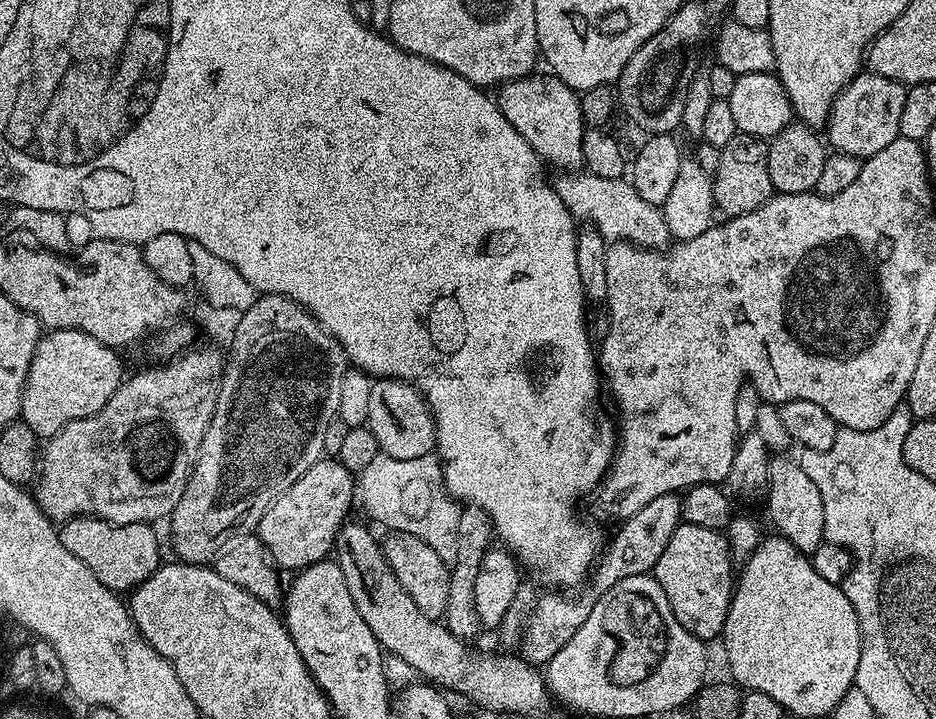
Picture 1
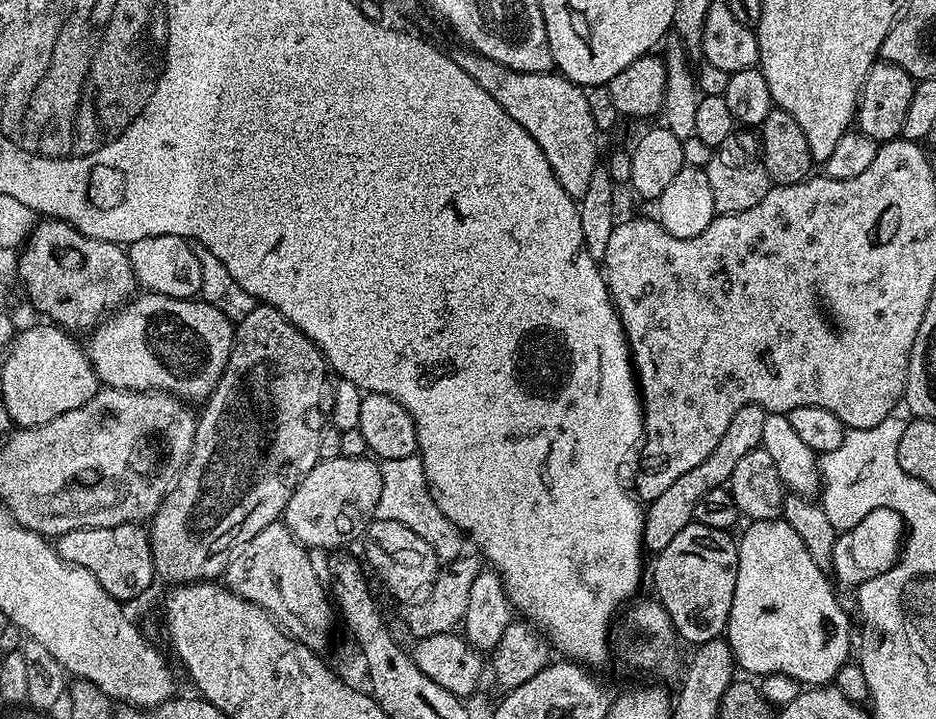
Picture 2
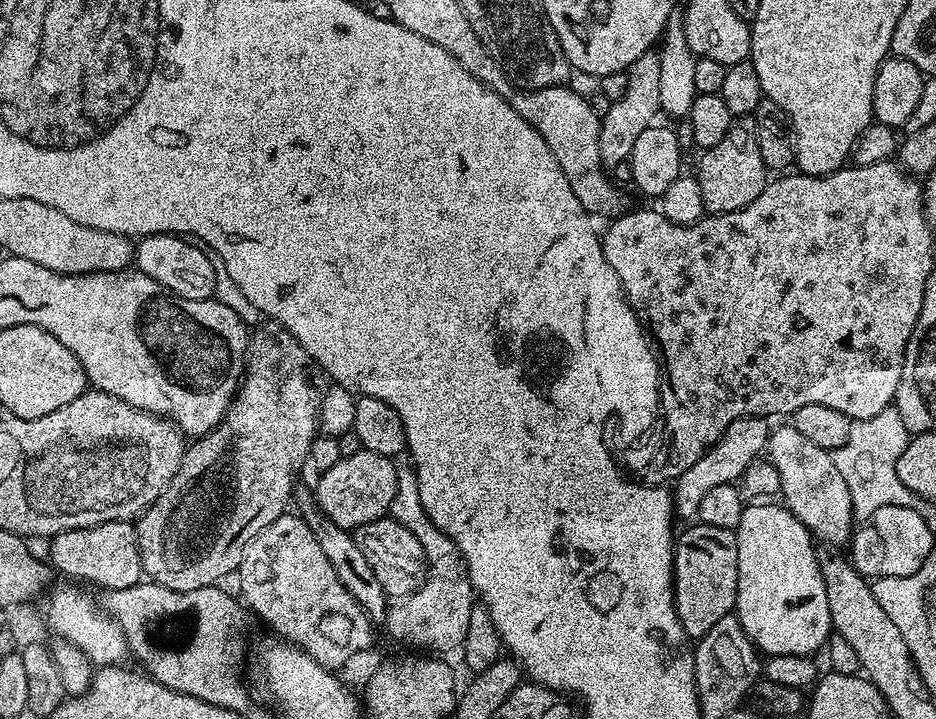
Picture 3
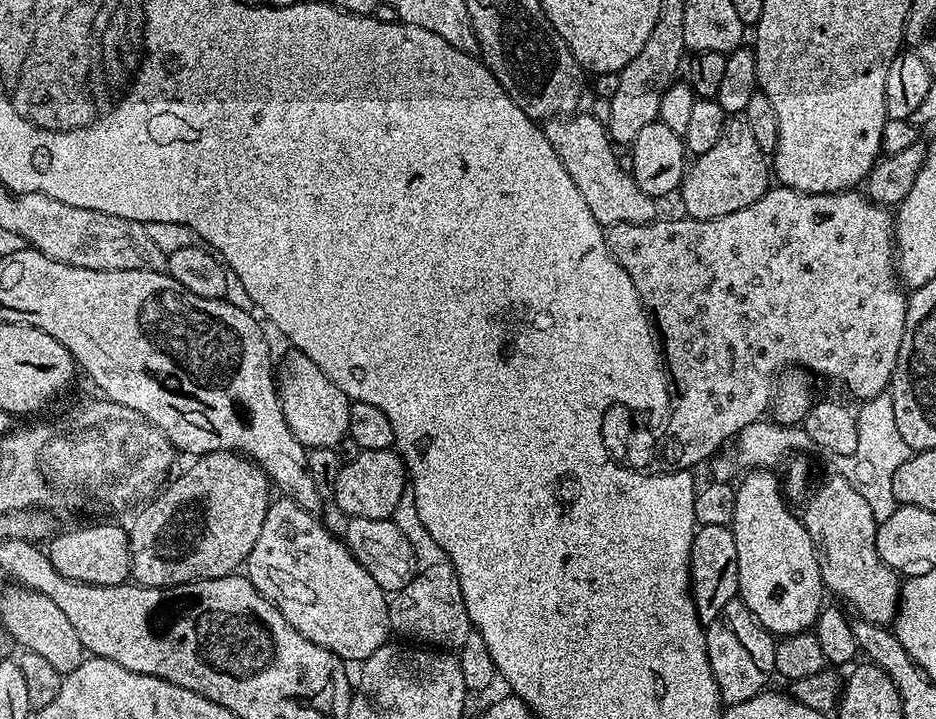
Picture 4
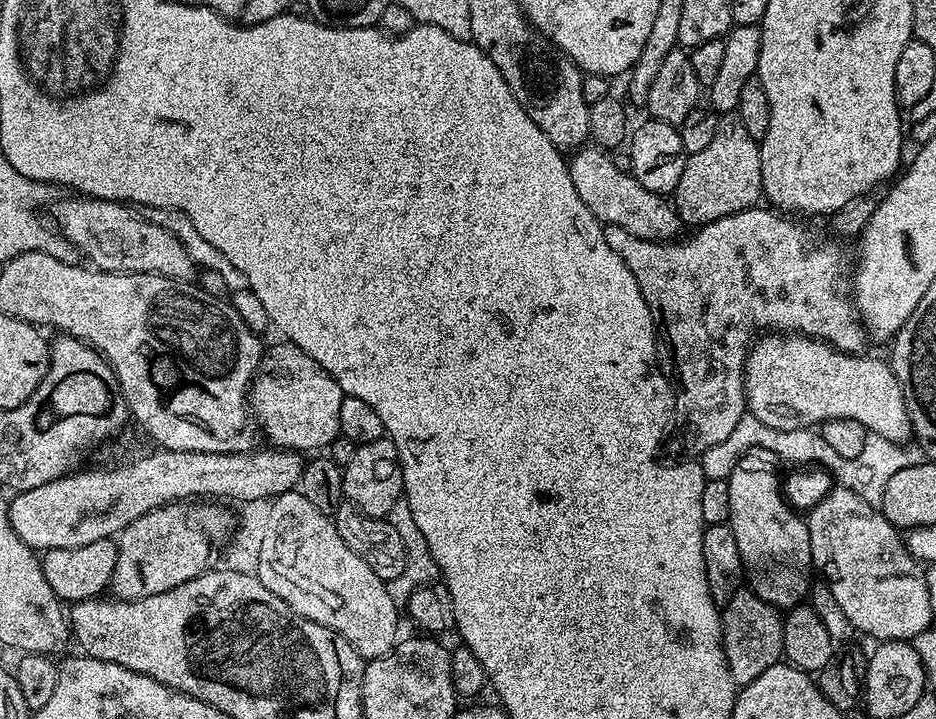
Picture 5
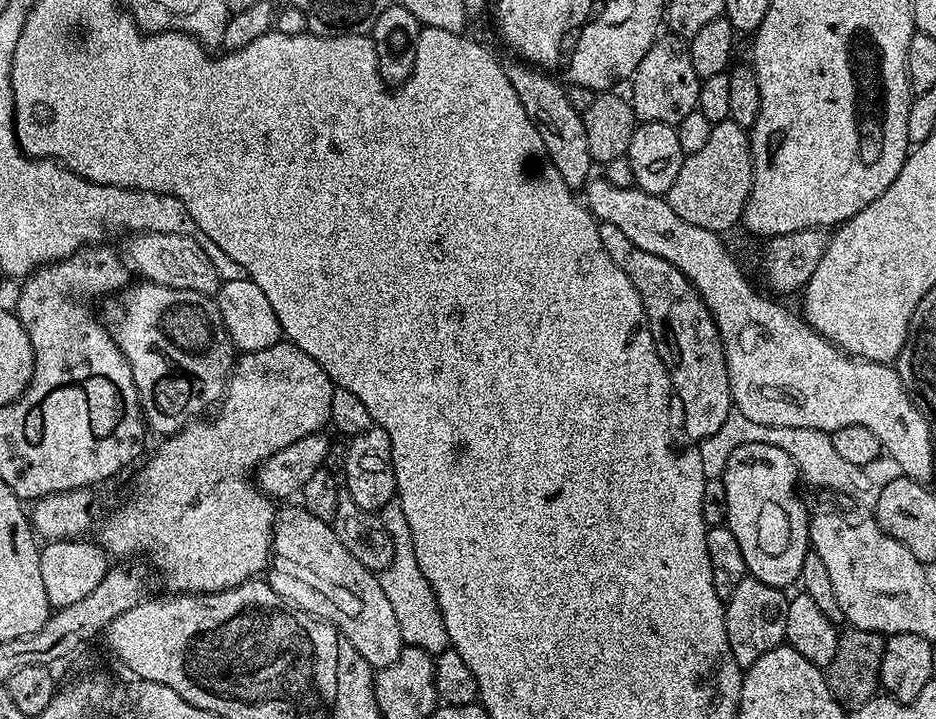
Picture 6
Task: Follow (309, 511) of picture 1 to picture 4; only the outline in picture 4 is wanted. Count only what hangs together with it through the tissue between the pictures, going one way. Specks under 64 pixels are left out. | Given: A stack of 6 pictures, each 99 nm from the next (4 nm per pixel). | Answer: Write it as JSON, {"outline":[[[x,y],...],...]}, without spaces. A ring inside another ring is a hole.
{"outline":[[[392,448],[361,450],[354,462],[343,465],[338,474],[334,503],[345,512],[345,517],[378,518],[392,517],[398,506],[398,498],[406,491],[404,459]]]}

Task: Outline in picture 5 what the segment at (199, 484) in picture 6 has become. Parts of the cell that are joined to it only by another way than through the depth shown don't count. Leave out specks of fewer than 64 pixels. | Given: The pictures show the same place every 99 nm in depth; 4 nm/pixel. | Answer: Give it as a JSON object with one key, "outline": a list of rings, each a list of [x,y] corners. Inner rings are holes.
{"outline":[[[279,342],[260,361],[260,370],[250,389],[250,412],[255,423],[280,450],[296,450],[303,440],[331,442],[340,435],[338,413],[345,394],[326,370],[298,346]]]}

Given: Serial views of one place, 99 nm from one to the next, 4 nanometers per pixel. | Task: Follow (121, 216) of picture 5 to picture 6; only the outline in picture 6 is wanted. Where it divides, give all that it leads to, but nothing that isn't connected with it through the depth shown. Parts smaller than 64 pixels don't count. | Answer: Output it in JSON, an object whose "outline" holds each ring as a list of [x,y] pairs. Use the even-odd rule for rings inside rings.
{"outline":[[[133,232],[125,237],[124,245],[118,248],[124,267],[138,272],[145,281],[170,286],[174,290],[194,290],[210,297],[215,297],[219,291],[222,281],[218,270],[214,270],[214,262],[206,258],[206,250],[202,250],[194,238],[157,232]]]}

